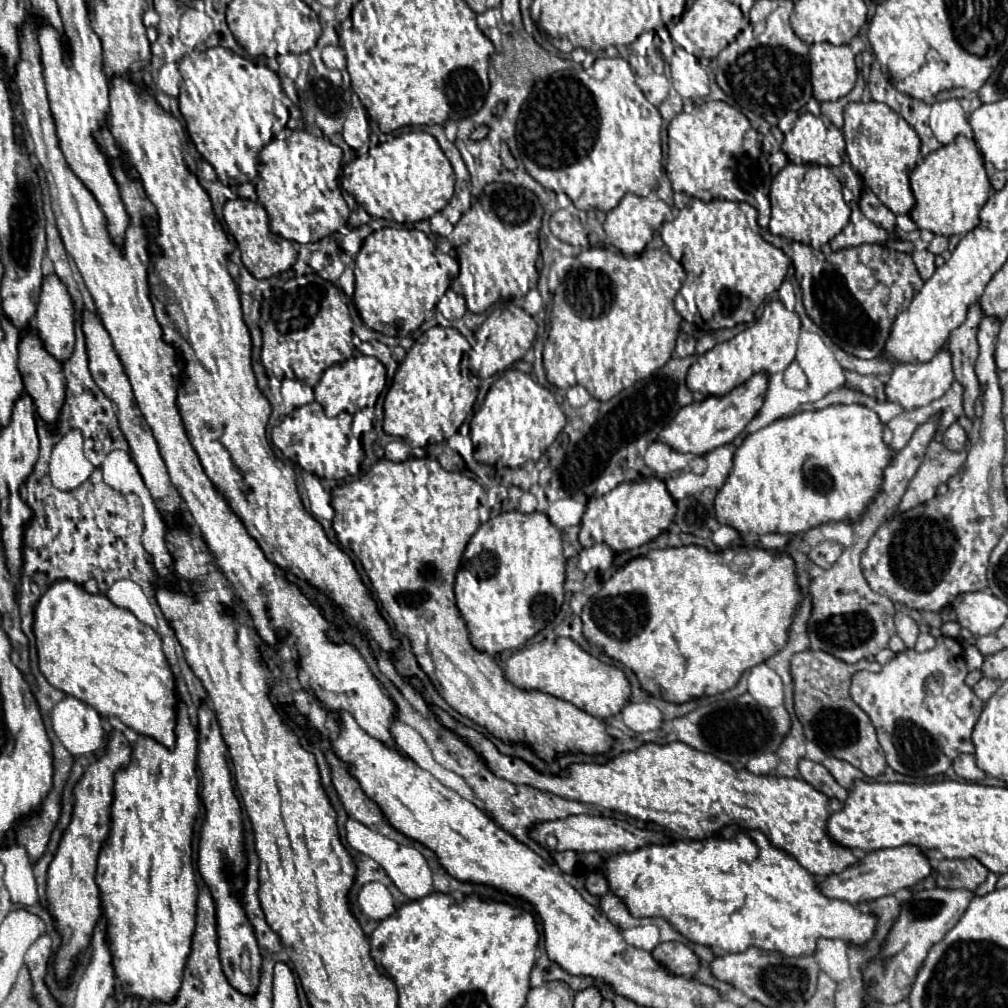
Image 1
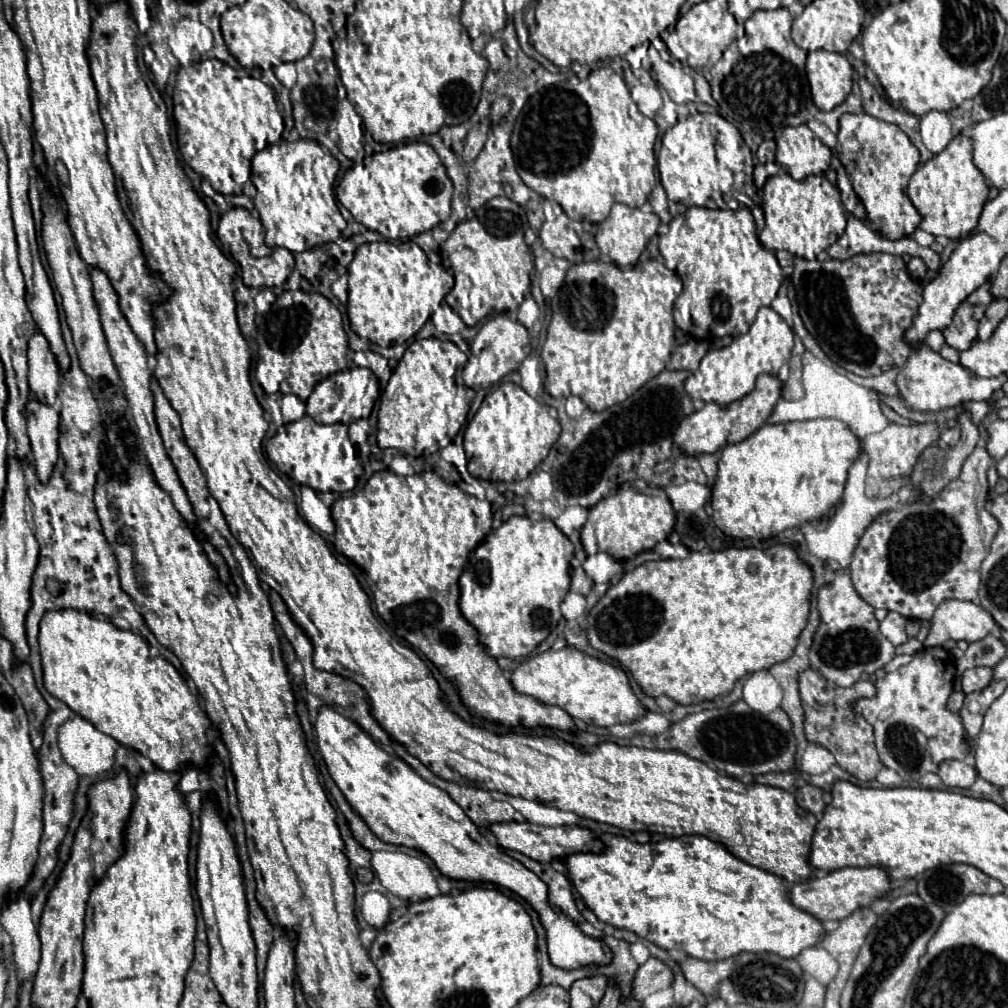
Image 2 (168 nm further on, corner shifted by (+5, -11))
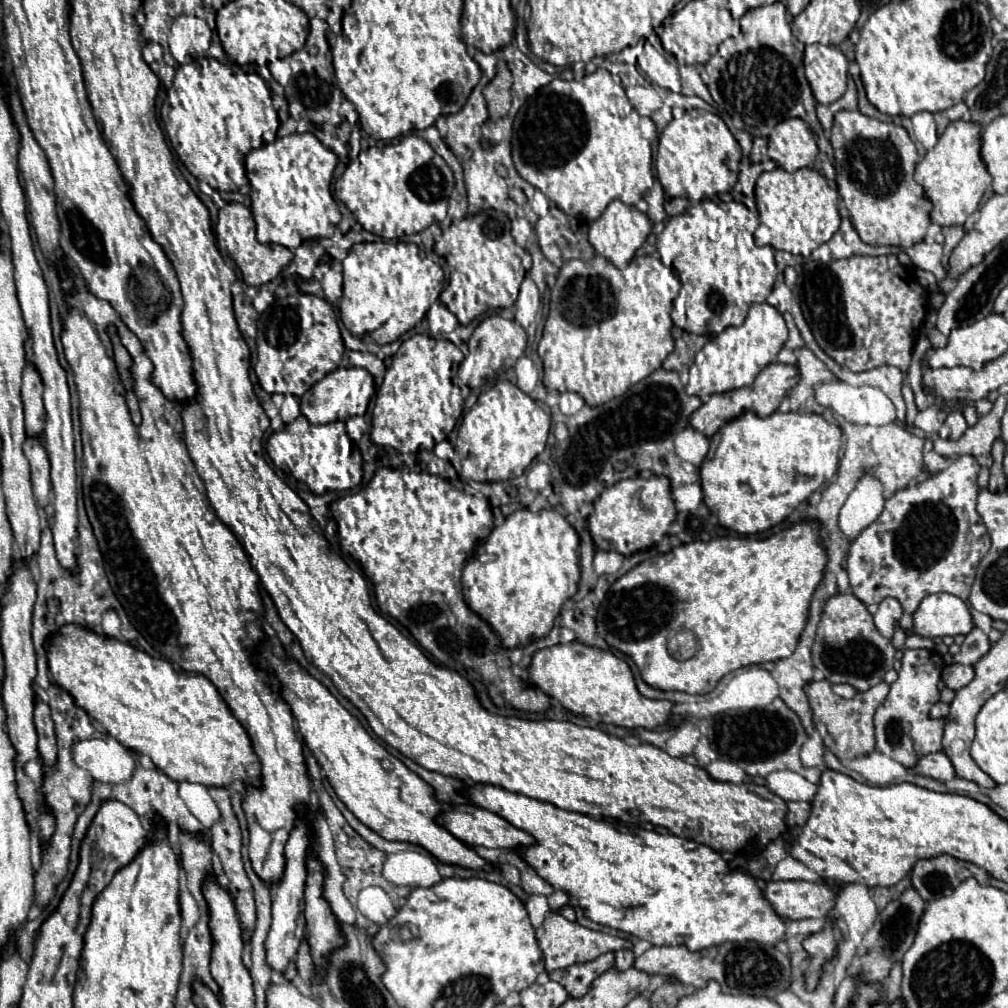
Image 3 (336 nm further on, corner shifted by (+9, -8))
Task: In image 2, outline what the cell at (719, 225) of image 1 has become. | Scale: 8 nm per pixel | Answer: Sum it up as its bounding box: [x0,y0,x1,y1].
[659,207,783,337]

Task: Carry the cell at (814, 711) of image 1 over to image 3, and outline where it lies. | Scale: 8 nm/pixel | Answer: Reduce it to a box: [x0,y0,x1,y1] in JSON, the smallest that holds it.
[805,680,889,760]

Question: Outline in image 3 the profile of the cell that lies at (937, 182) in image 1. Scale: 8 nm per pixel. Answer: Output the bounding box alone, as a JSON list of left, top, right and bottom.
[915,120,991,226]

